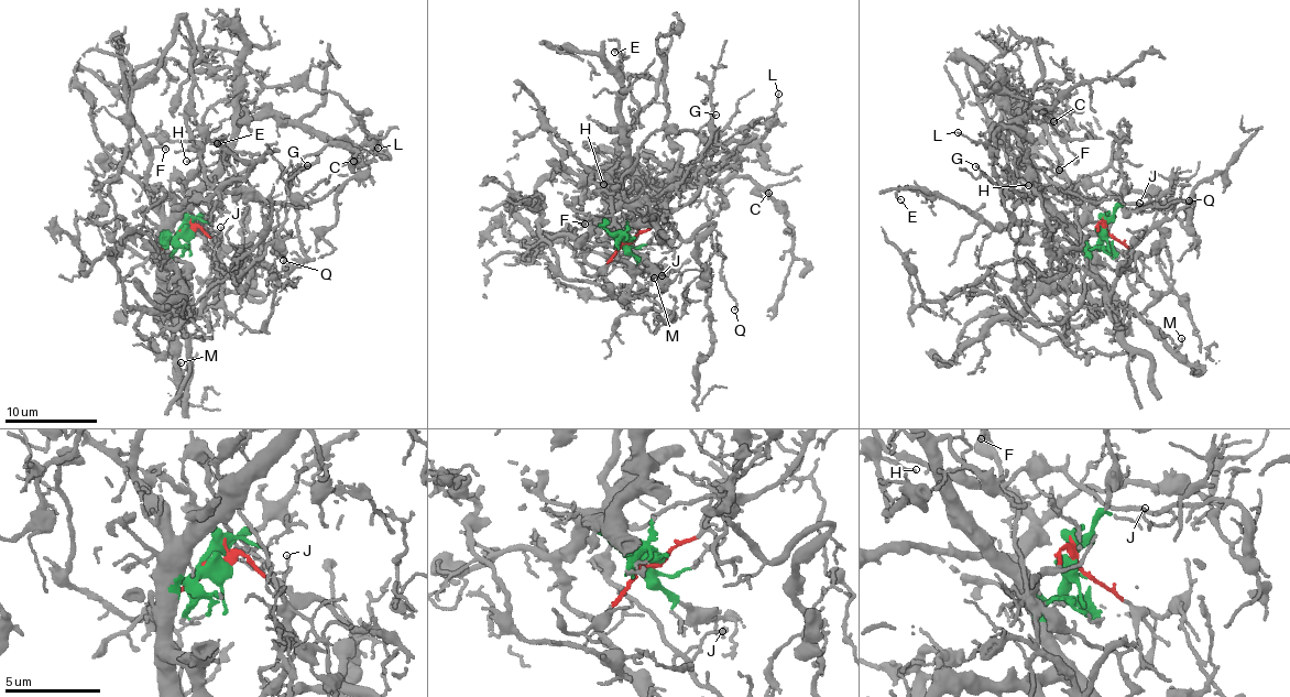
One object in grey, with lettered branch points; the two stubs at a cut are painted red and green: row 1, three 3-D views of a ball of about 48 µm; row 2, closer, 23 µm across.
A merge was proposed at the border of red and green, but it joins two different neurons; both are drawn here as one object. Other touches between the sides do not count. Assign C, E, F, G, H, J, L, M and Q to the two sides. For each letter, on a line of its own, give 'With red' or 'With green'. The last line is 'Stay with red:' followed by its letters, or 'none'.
C: With green
E: With green
F: With green
G: With red
H: With red
J: With red
L: With green
M: With green
Q: With red
Stay with red: G, H, J, Q

